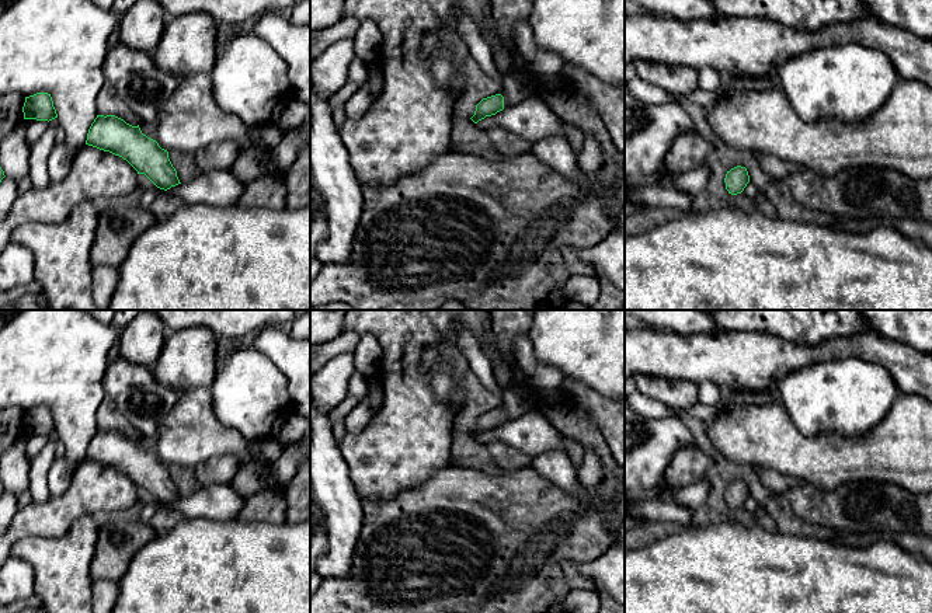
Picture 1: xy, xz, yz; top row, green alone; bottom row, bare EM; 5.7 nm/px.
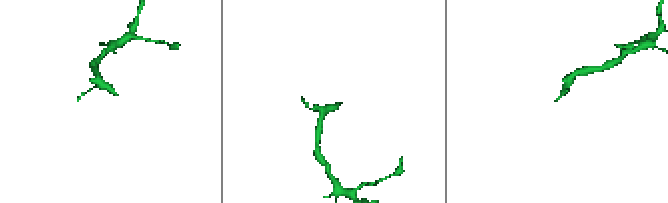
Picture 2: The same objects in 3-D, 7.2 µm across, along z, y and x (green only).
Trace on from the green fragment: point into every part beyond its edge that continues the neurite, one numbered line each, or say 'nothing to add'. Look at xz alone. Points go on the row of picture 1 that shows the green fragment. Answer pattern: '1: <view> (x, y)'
1: xz (520, 84)

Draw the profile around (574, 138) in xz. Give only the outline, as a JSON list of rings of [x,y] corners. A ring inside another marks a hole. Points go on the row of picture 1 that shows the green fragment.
[[[563,122],[563,126],[566,129],[570,147],[574,150],[575,154],[578,154],[581,151],[585,136],[580,132],[580,129],[567,122]]]

